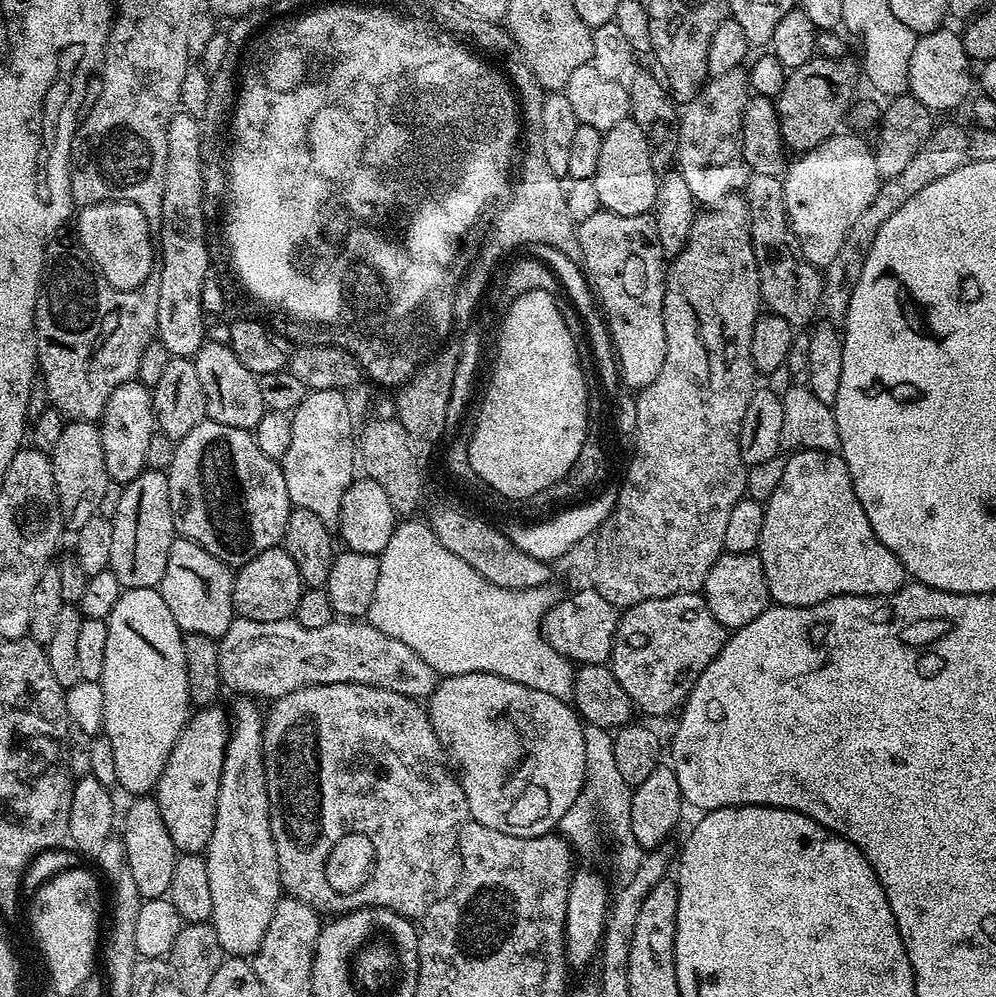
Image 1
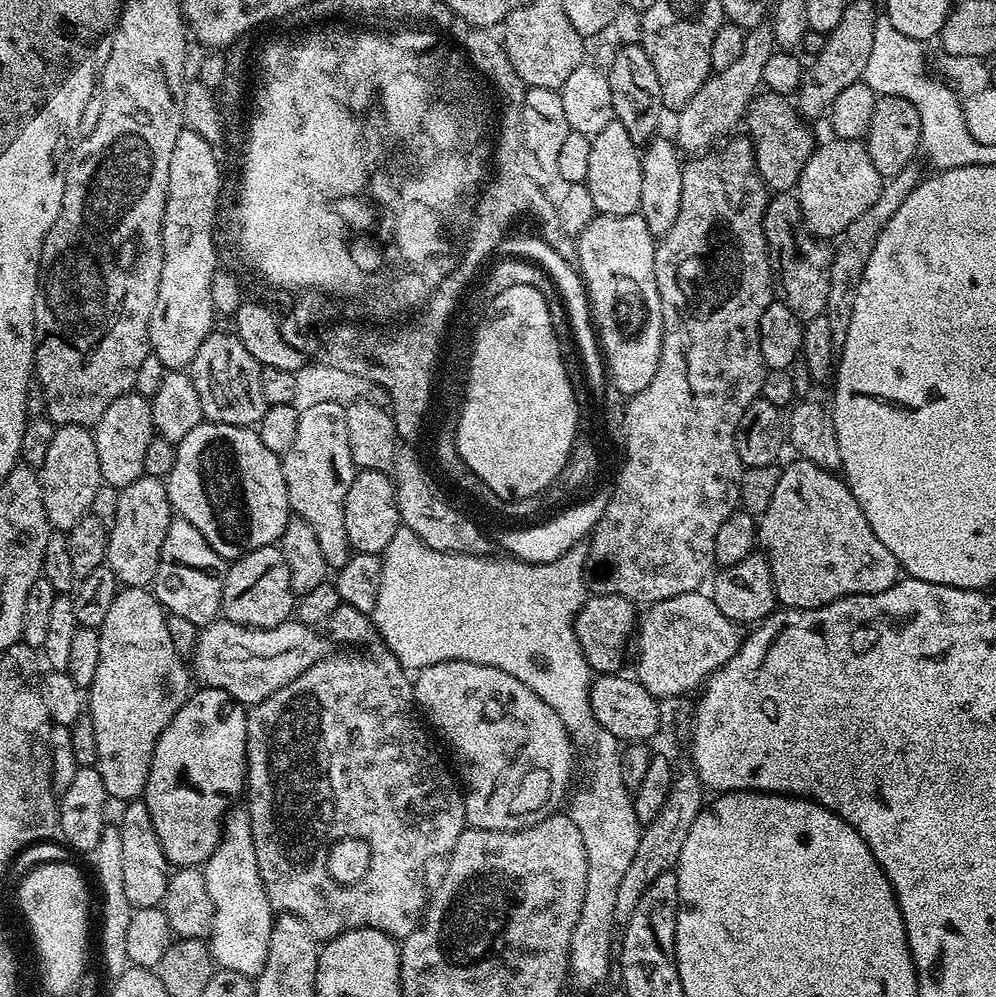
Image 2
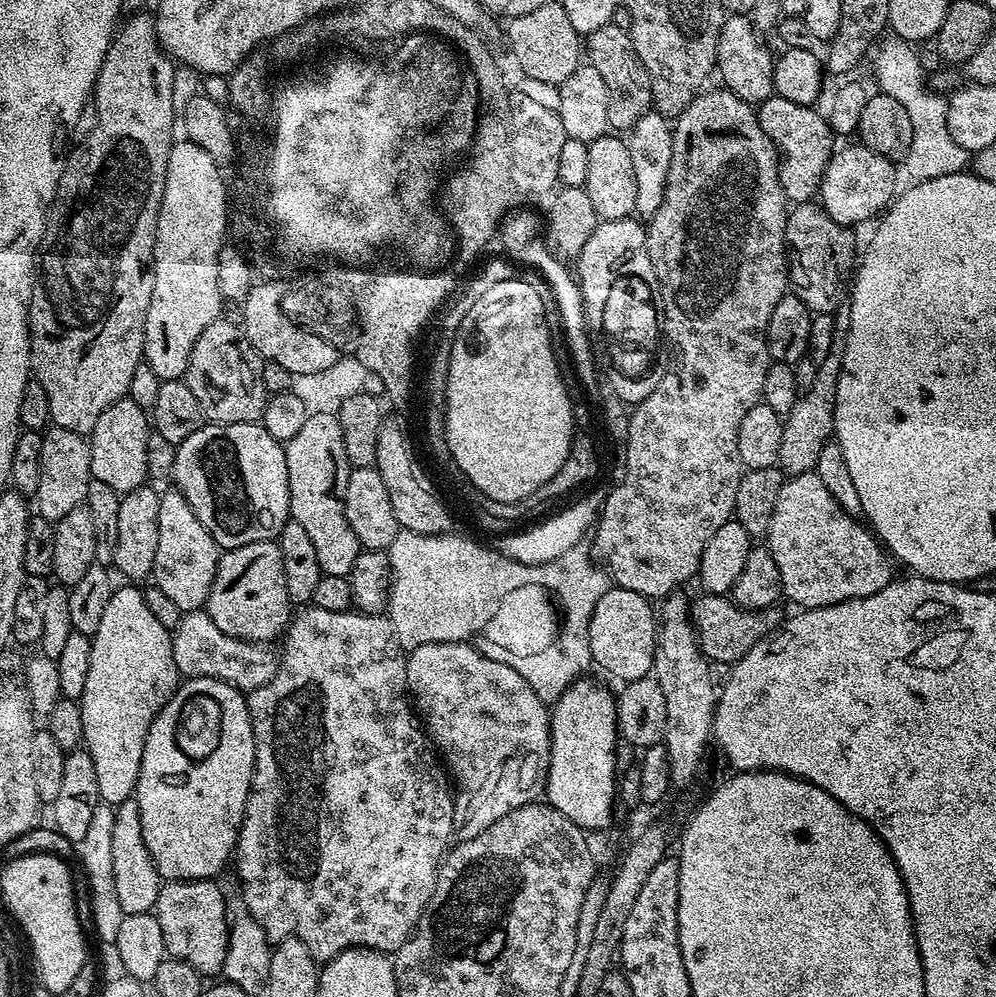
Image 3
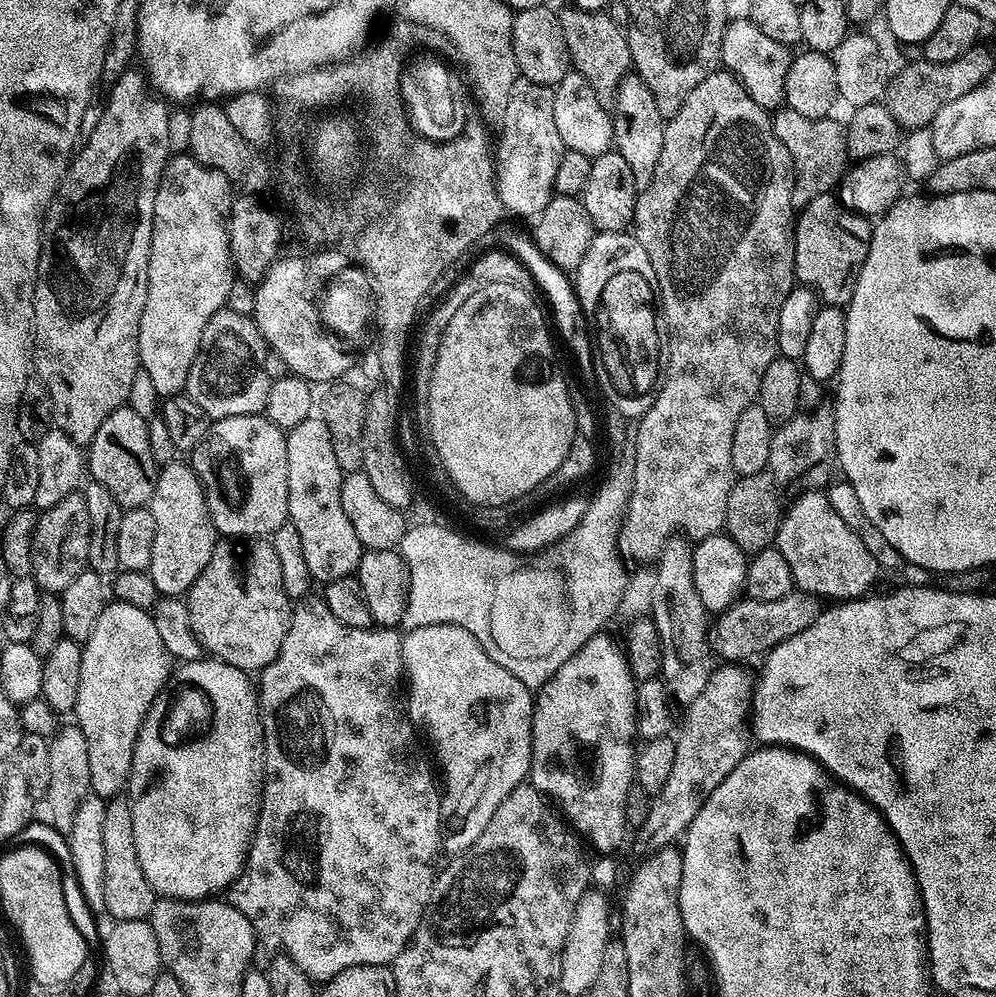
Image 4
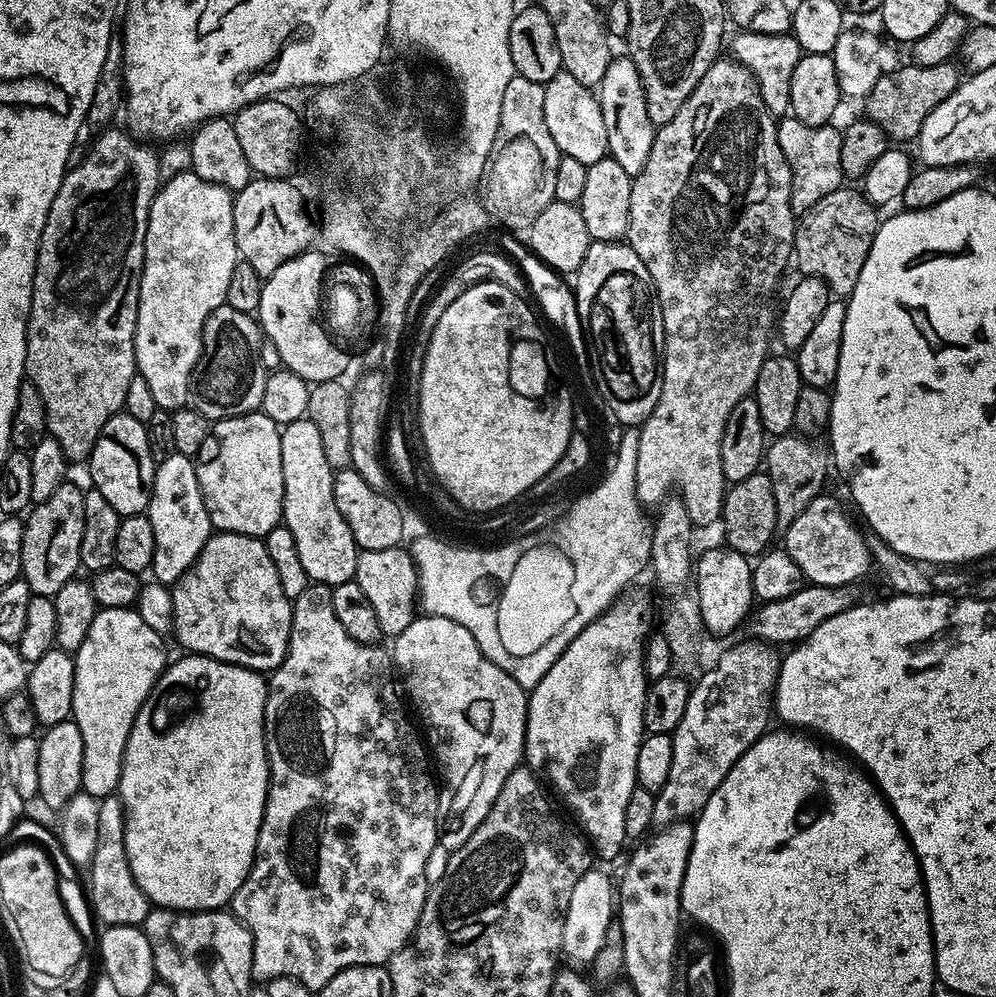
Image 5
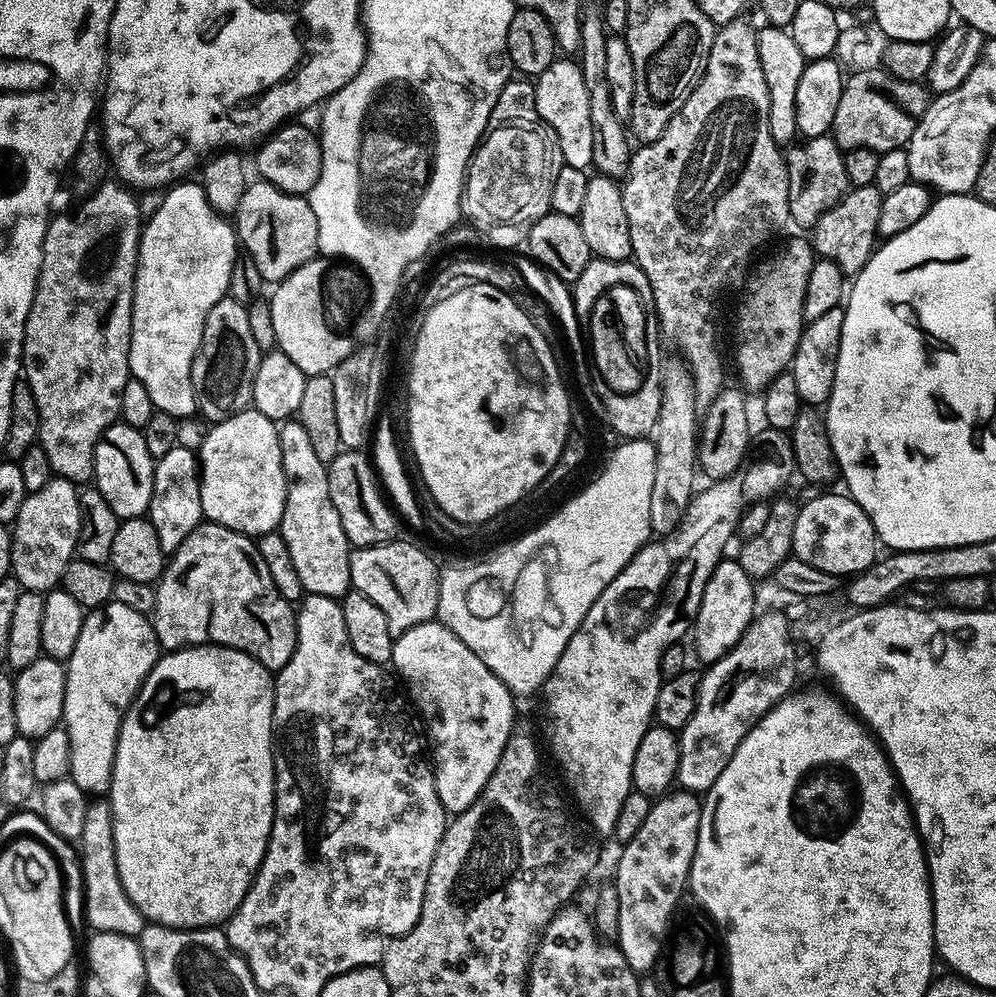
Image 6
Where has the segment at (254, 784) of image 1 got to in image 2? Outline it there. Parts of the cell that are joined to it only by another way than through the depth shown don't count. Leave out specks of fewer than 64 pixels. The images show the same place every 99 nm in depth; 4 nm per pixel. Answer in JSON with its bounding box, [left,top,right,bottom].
[202,806,274,978]

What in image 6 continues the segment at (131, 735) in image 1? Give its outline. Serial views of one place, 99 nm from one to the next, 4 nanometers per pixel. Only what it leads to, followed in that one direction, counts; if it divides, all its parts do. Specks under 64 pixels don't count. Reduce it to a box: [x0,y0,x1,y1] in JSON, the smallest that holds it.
[62,602,160,794]

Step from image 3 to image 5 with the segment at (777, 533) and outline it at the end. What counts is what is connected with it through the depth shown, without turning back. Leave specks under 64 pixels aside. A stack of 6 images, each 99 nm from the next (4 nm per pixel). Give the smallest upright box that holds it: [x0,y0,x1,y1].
[782,494,870,586]

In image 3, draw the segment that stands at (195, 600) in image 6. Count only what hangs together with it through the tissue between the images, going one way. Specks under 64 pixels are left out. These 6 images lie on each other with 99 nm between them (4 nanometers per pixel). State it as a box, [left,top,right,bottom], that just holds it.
[206,540,294,642]

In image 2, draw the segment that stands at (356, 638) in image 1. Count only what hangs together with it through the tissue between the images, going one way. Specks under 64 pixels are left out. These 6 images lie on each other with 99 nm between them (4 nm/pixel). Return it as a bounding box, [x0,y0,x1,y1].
[190,618,329,706]

